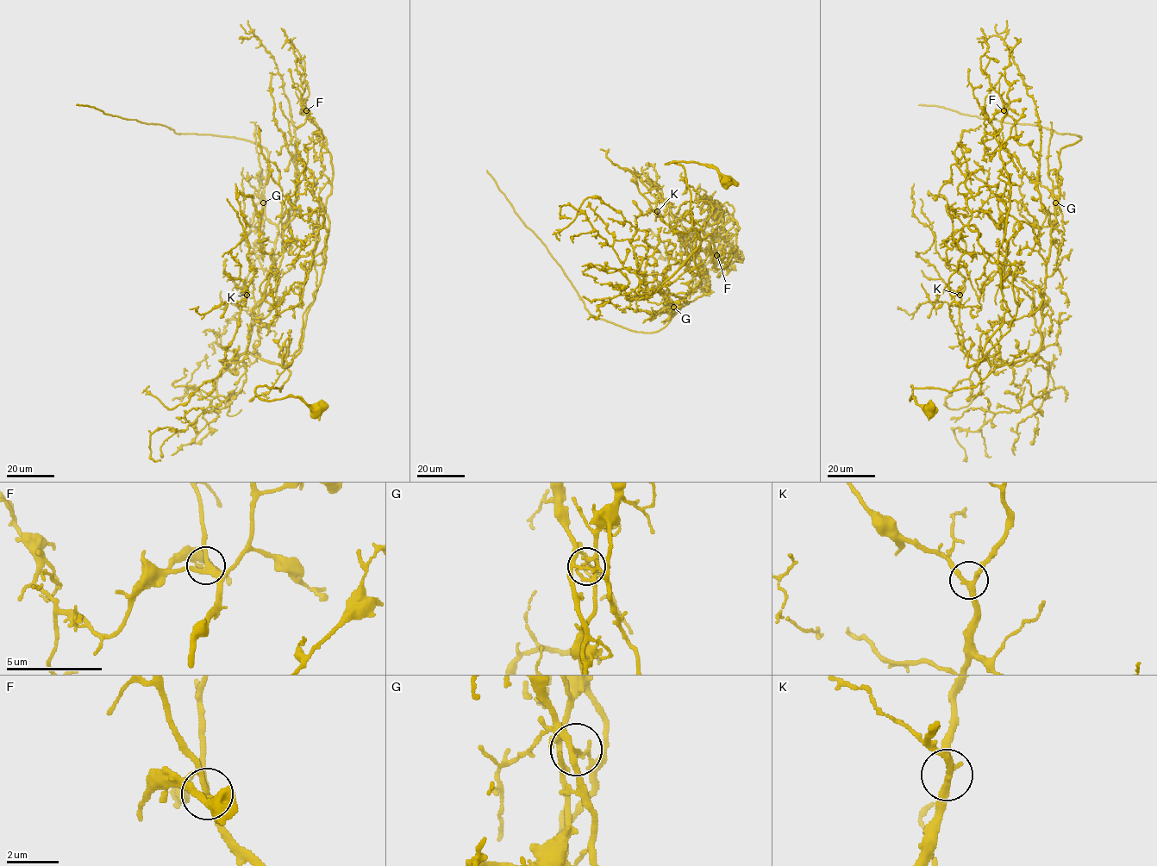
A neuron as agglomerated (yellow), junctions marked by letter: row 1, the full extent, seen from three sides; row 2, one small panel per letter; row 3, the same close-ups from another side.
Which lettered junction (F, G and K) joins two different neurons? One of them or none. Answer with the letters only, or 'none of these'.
G

